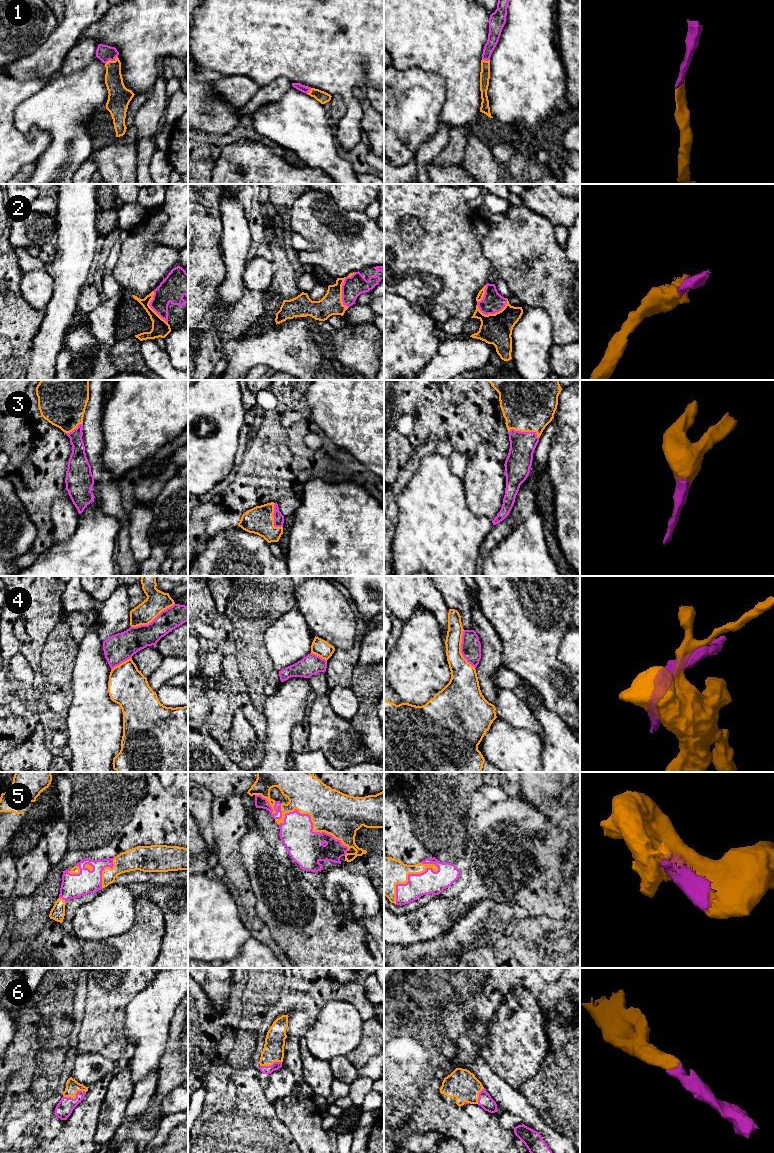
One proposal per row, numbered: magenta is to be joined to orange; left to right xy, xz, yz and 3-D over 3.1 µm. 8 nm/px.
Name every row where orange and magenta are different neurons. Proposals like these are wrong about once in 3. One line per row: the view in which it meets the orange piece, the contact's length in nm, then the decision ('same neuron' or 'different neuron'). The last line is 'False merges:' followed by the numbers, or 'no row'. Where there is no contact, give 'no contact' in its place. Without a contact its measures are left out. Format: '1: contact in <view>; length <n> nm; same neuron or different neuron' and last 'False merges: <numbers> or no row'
1: contact in xy; length 120 nm; same neuron
2: contact in xz; length 300 nm; same neuron
3: contact in yz; length 260 nm; same neuron
4: contact in xy; length 400 nm; different neuron
5: contact in xz; length 650 nm; same neuron
6: contact in xy; length 190 nm; same neuron
False merges: 4

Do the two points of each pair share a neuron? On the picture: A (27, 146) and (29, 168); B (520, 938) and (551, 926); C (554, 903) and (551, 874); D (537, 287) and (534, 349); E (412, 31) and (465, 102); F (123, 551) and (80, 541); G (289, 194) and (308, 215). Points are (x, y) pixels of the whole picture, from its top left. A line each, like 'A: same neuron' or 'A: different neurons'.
A: different neurons
B: same neuron
C: same neuron
D: different neurons
E: same neuron
F: different neurons
G: different neurons

